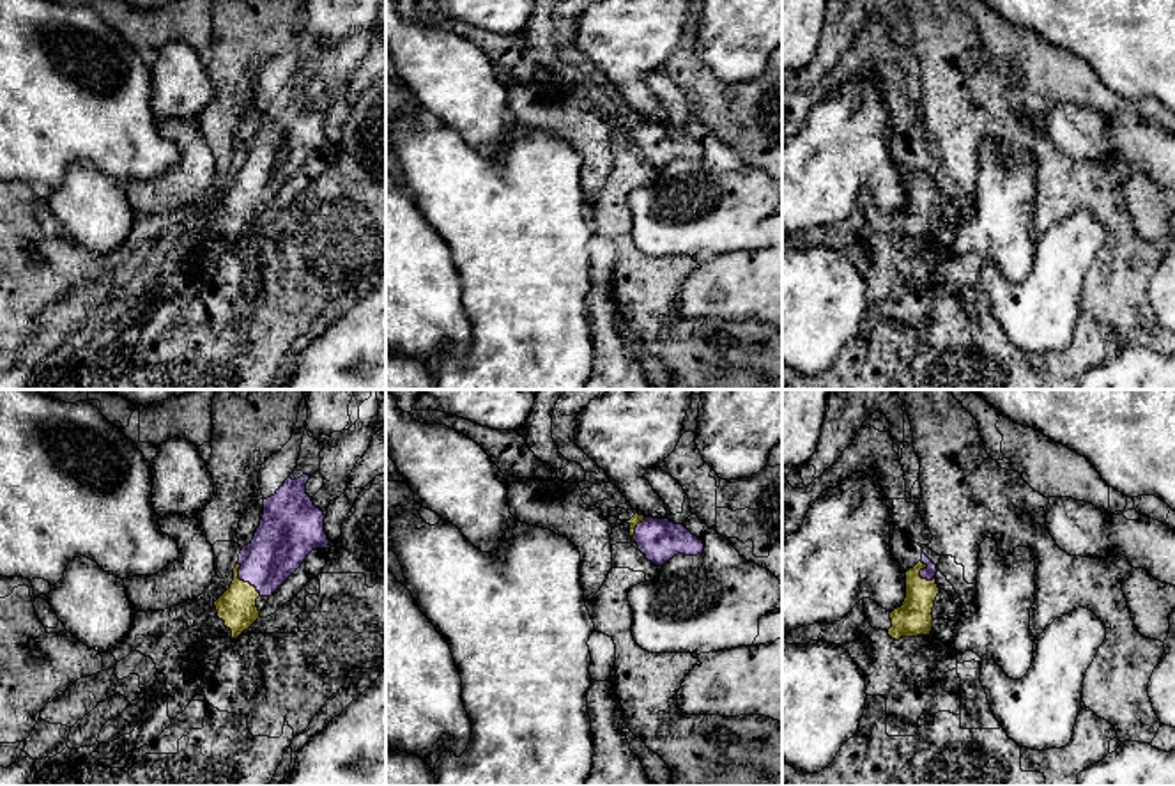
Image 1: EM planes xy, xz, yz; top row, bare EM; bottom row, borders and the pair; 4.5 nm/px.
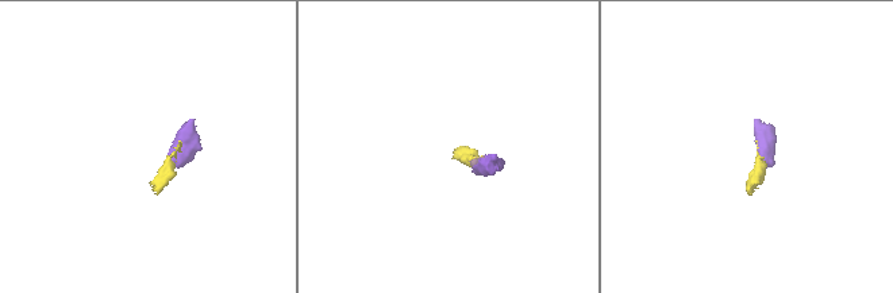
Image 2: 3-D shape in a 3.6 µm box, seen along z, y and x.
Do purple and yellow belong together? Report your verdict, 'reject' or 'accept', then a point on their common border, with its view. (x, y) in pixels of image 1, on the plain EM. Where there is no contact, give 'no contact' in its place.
accept | xy (243, 183)

